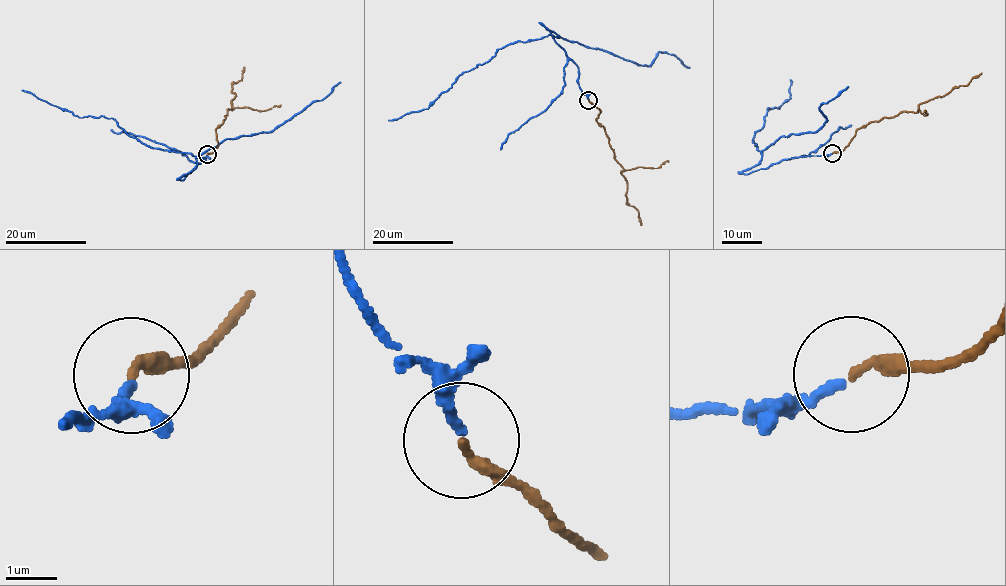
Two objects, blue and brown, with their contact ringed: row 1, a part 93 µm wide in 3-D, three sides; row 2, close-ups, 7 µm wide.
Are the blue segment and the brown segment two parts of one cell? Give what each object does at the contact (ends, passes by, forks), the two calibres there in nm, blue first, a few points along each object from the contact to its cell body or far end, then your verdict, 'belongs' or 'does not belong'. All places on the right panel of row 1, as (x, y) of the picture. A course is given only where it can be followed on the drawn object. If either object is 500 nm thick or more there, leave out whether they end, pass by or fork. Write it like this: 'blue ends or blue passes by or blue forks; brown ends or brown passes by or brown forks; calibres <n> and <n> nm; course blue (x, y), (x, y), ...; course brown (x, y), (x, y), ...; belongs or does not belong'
blue ends; brown ends; calibres 170 and 220 nm; course blue (832, 153), (783, 159), (743, 172), (761, 159), (752, 138), (768, 108), (778, 109), (791, 97), (790, 80); course brown (832, 152), (839, 153), (857, 130), (869, 122), (905, 111), (915, 112), (920, 104), (965, 85), (981, 72); belongs

